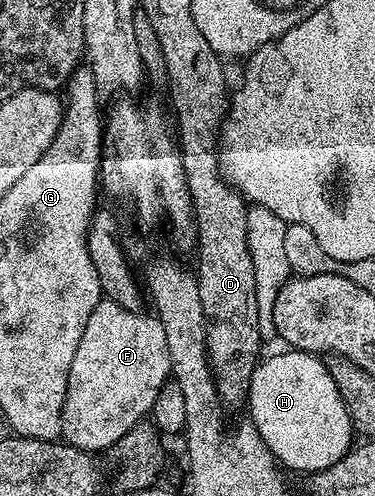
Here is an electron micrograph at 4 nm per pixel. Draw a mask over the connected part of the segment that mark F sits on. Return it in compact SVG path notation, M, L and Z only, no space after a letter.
M101 298L100 304L90 313L90 321L86 321L86 330L82 333L82 341L78 341L78 350L74 353L74 362L70 364L70 377L66 385L66 401L62 405L63 442L69 443L89 453L107 452L116 446L116 442L130 429L141 426L140 419L149 414L158 397L158 389L169 382L172 374L170 365L170 349L166 349L166 329L162 329L162 321L155 314L144 315L140 311L131 311L118 305L113 299Z

